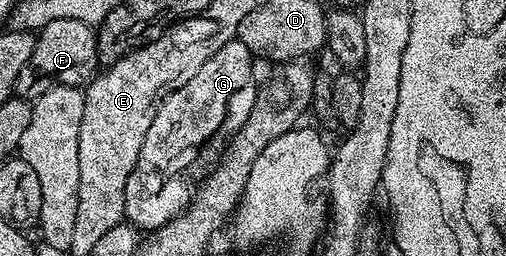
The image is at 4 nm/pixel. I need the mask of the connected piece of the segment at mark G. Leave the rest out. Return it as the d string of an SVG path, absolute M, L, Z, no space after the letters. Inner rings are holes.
M238 39L225 43L218 49L177 91L168 93L165 100L156 108L155 118L149 127L149 135L145 135L145 143L141 143L141 155L137 159L137 167L129 175L129 183L125 183L124 218L140 231L154 231L179 216L191 202L197 188L197 182L218 162L228 141L249 119L249 111L253 111L257 81L255 85L255 69L251 66L253 54L245 43Z

